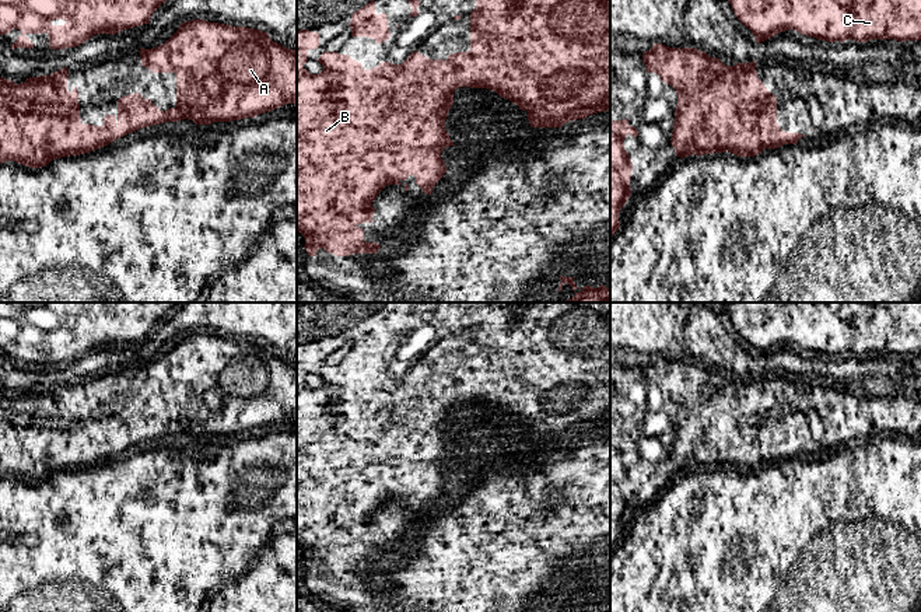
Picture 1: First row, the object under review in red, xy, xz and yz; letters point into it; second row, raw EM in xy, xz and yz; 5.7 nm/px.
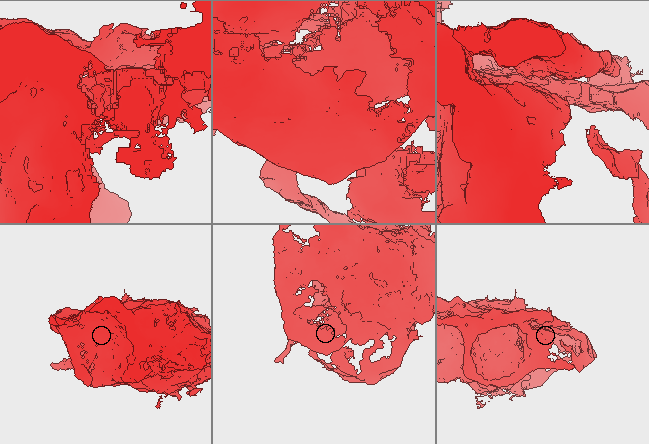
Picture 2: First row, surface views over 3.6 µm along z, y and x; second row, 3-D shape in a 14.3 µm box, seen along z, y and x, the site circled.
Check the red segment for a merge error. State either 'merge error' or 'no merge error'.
no merge error

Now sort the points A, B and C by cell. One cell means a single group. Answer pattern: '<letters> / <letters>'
A B C

